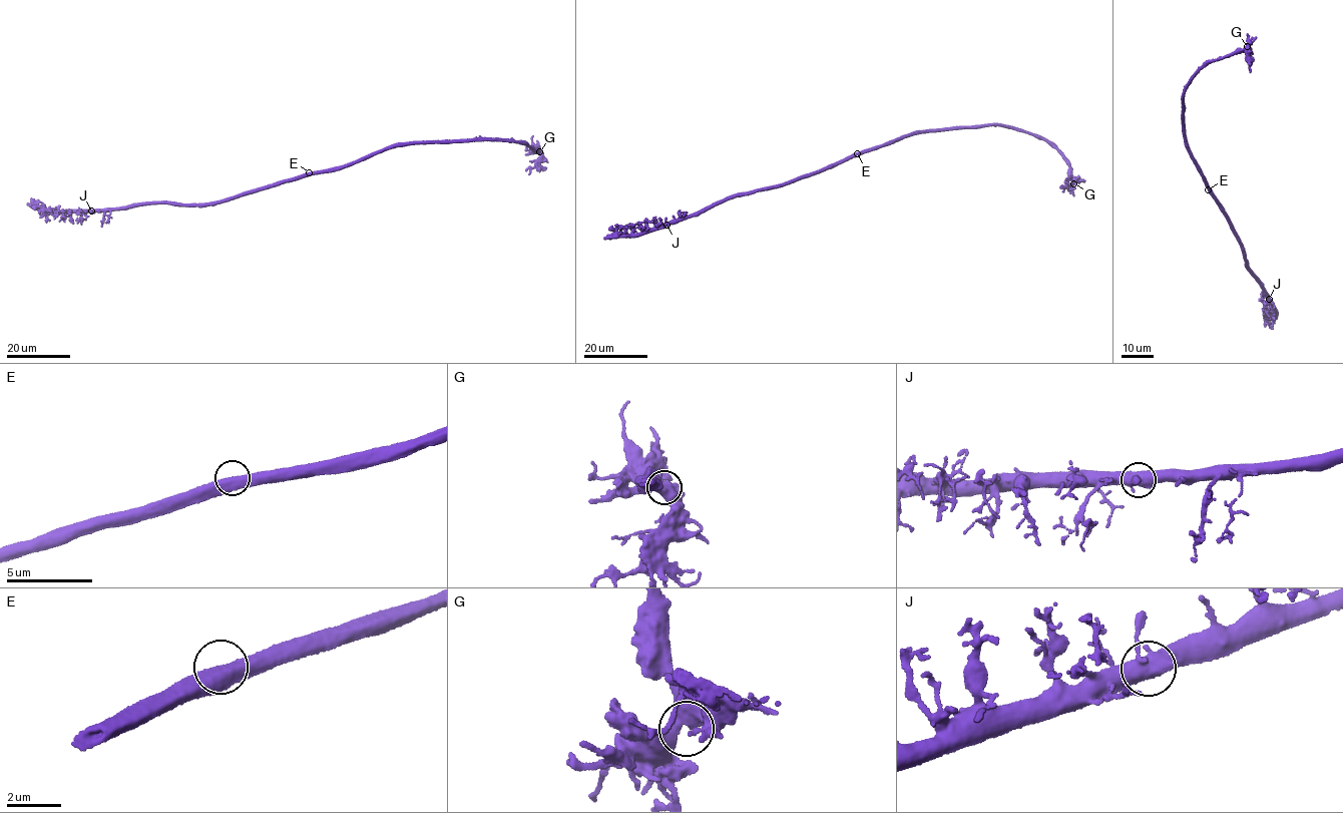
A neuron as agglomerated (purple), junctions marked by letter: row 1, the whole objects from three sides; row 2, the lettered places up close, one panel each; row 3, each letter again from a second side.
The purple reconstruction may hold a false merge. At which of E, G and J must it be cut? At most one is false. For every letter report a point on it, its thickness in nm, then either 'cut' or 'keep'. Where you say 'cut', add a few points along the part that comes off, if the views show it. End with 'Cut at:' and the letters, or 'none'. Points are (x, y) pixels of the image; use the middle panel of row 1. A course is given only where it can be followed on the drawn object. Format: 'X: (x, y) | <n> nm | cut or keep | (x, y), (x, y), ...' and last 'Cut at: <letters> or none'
E: (857, 153) | 500 nm | keep
G: (1073, 183) | 480 nm | keep
J: (666, 225) | 600 nm | keep
Cut at: none

